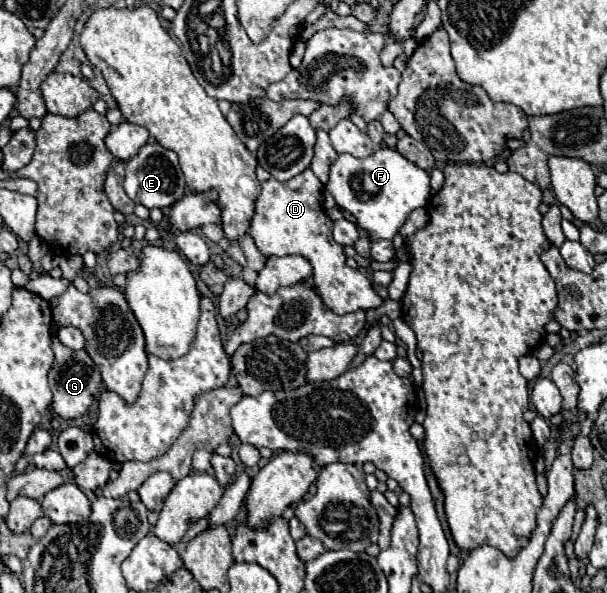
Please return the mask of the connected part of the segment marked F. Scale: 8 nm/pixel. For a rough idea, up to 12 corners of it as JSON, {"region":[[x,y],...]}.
{"region":[[383,145],[339,155],[327,189],[371,241],[431,197],[425,169]]}

